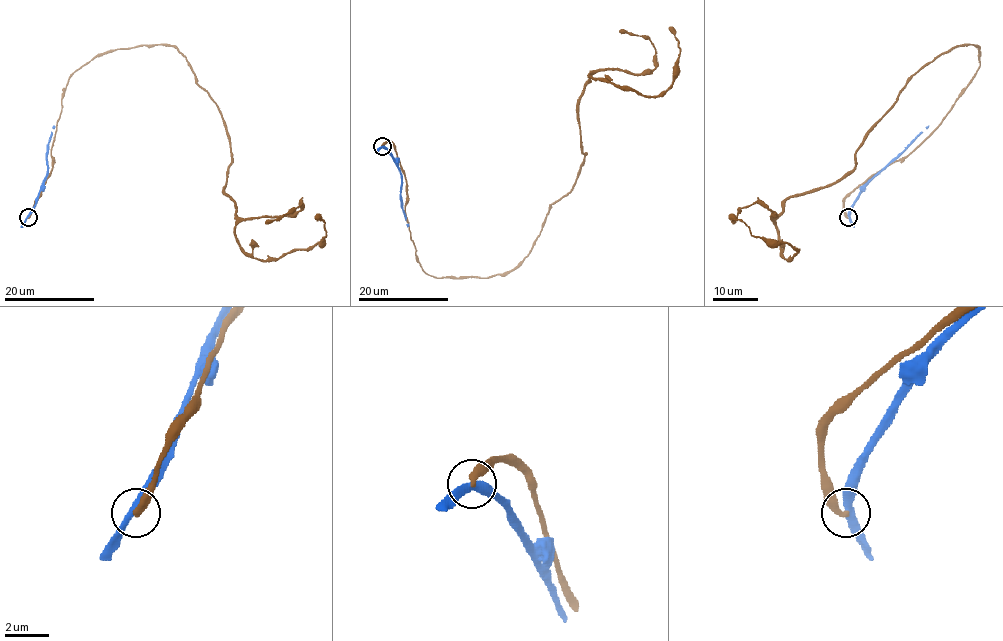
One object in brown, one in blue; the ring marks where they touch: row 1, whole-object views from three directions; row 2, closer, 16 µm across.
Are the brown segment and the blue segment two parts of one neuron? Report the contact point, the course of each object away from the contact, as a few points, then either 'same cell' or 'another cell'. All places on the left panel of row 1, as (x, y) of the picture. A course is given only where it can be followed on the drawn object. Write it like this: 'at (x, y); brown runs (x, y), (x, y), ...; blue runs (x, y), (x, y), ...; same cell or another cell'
at (28, 217); brown runs (28, 218), (69, 77), (142, 45), (172, 45), (221, 114), (247, 253), (310, 249), (326, 236), (316, 215); blue runs (28, 218), (47, 176), (47, 145), (54, 125); another cell

